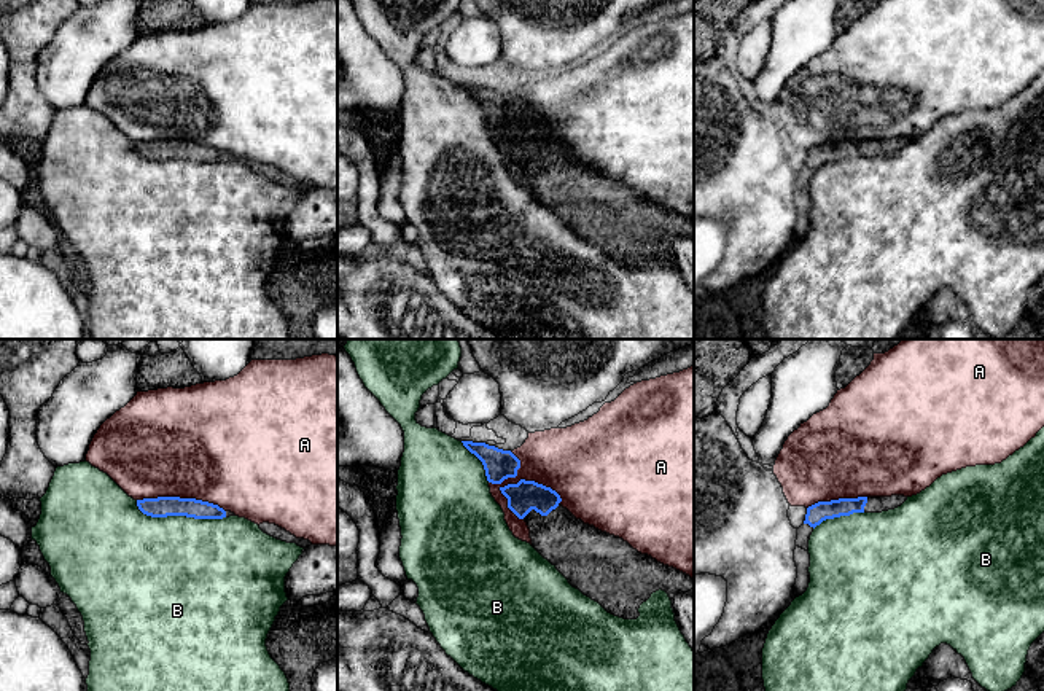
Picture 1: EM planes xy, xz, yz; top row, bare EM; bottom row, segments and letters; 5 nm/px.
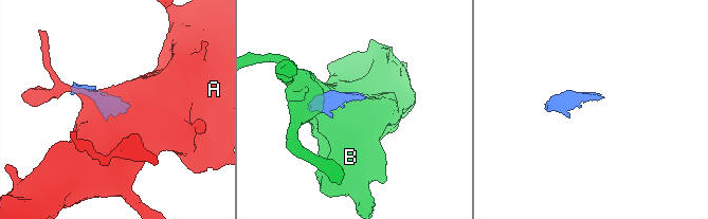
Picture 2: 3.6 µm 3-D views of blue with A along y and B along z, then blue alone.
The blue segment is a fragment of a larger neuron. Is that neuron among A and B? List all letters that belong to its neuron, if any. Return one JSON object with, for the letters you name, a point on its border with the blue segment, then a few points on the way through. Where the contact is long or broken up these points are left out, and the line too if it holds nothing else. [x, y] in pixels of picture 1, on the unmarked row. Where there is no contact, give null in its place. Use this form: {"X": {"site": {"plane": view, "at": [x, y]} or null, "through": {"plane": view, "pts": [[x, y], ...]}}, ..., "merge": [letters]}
{"merge": []}

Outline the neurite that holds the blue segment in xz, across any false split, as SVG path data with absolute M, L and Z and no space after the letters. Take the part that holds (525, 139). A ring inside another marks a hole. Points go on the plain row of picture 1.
M520 123L517 127L500 131L508 142L508 151L524 162L530 172L532 189L547 202L567 223L584 239L598 245L608 256L637 263L638 252L652 236L662 232L670 244L694 231L694 223L668 209L664 209L648 197L633 193L619 180L610 178L576 162L560 148L560 139L535 124Z

